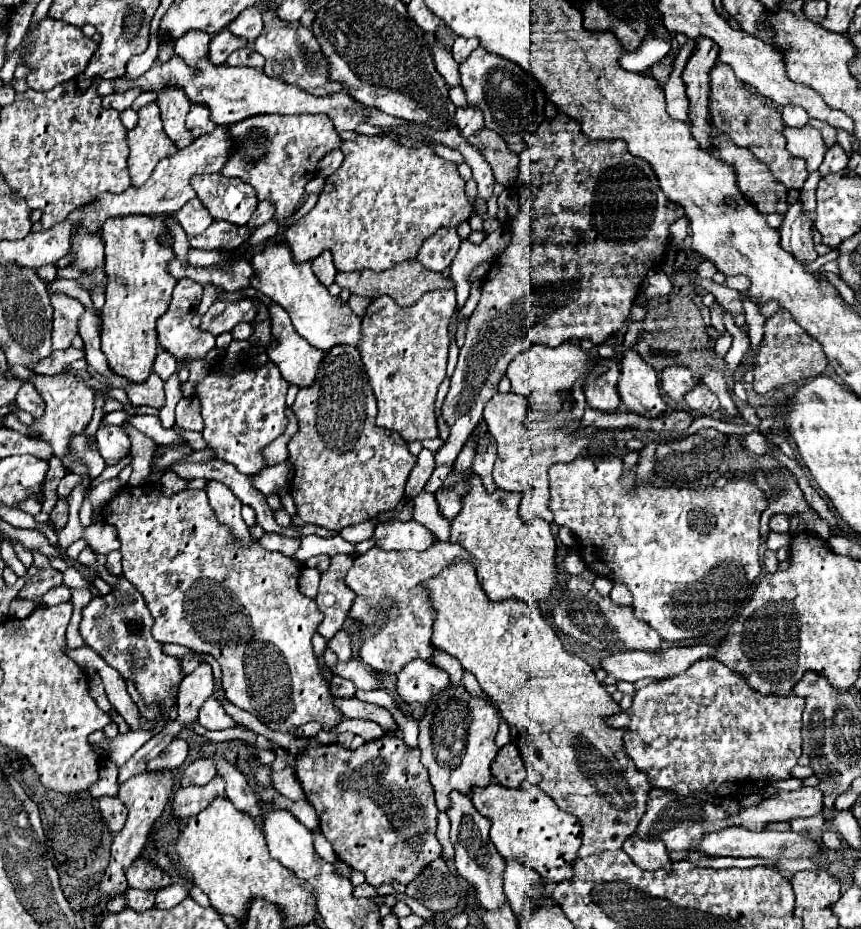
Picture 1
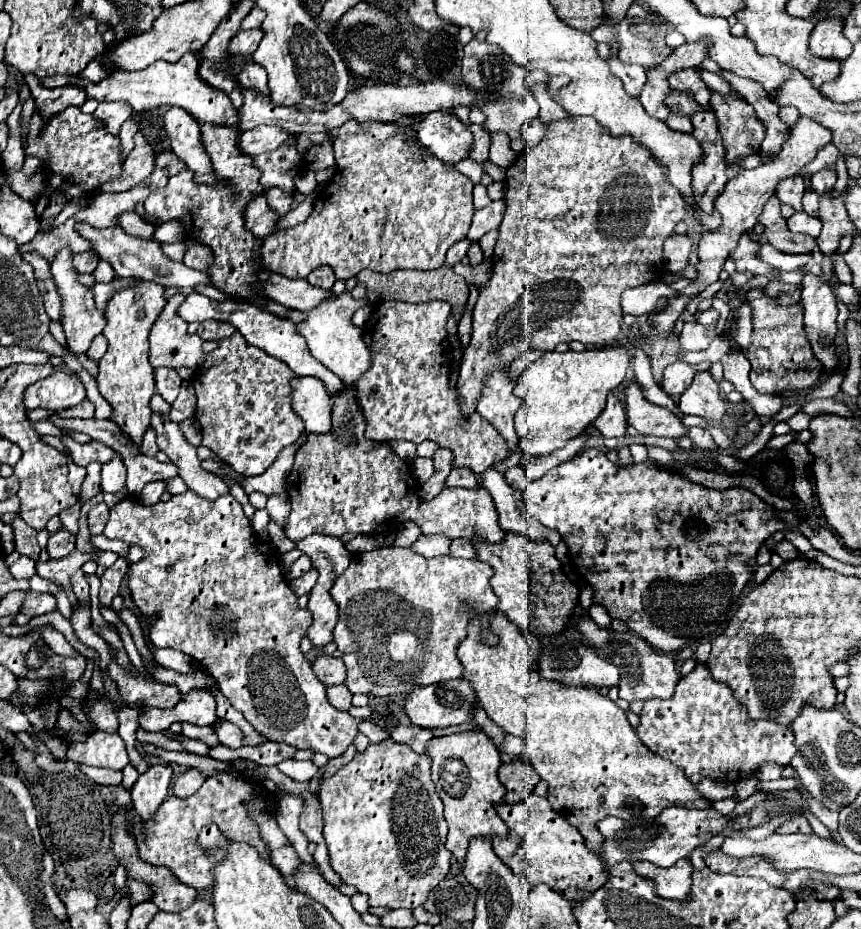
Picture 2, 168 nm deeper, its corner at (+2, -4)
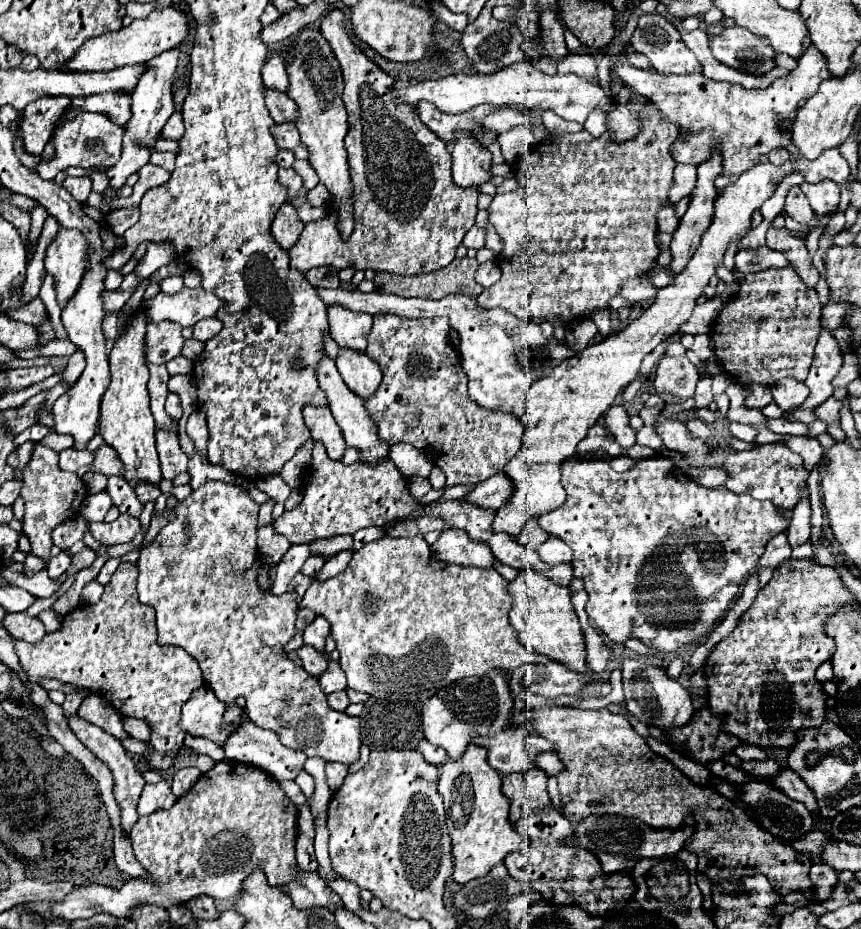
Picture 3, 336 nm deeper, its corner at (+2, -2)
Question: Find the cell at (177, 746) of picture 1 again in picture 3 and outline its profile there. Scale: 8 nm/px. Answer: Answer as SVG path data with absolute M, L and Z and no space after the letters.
M164 779L158 783L146 783L144 791L140 795L138 815L150 815L152 811L168 809L168 807L172 807L172 803L176 803L176 797Z

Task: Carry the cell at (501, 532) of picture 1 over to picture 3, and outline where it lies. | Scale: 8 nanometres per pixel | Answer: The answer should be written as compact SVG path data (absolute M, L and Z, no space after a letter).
M518 571L518 577L514 581L508 581L508 593L514 599L510 609L510 625L516 629L520 641L532 651L564 663L570 671L584 671L586 647L572 605L570 587L552 583L538 571Z

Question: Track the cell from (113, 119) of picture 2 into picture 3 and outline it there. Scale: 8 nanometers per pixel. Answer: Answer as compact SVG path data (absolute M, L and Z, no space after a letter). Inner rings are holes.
M80 113L74 121L68 121L66 125L62 125L56 133L54 133L54 147L56 147L56 157L52 161L40 161L38 167L38 175L46 181L54 179L62 169L66 167L96 167L96 165L104 165L104 167L112 167L118 159L120 159L120 151L122 151L122 127L116 127L116 123L112 123L112 119L108 119L108 115L96 115L96 113ZM92 139L100 139L104 145L102 147L94 147L90 145Z

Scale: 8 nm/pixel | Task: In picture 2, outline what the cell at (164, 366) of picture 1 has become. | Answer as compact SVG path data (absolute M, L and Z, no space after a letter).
M156 369L156 391L162 395L164 401L174 403L180 393L182 379L174 369Z

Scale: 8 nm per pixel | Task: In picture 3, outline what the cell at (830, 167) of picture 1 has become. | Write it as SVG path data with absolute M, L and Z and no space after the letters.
M824 179L820 183L802 183L800 189L808 197L808 201L818 217L834 211L840 203L840 189L834 181Z

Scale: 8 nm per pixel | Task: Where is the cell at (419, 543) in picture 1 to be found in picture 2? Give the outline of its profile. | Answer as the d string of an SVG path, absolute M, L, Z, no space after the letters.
M422 535L412 549L424 557L450 555L450 539L444 535Z

